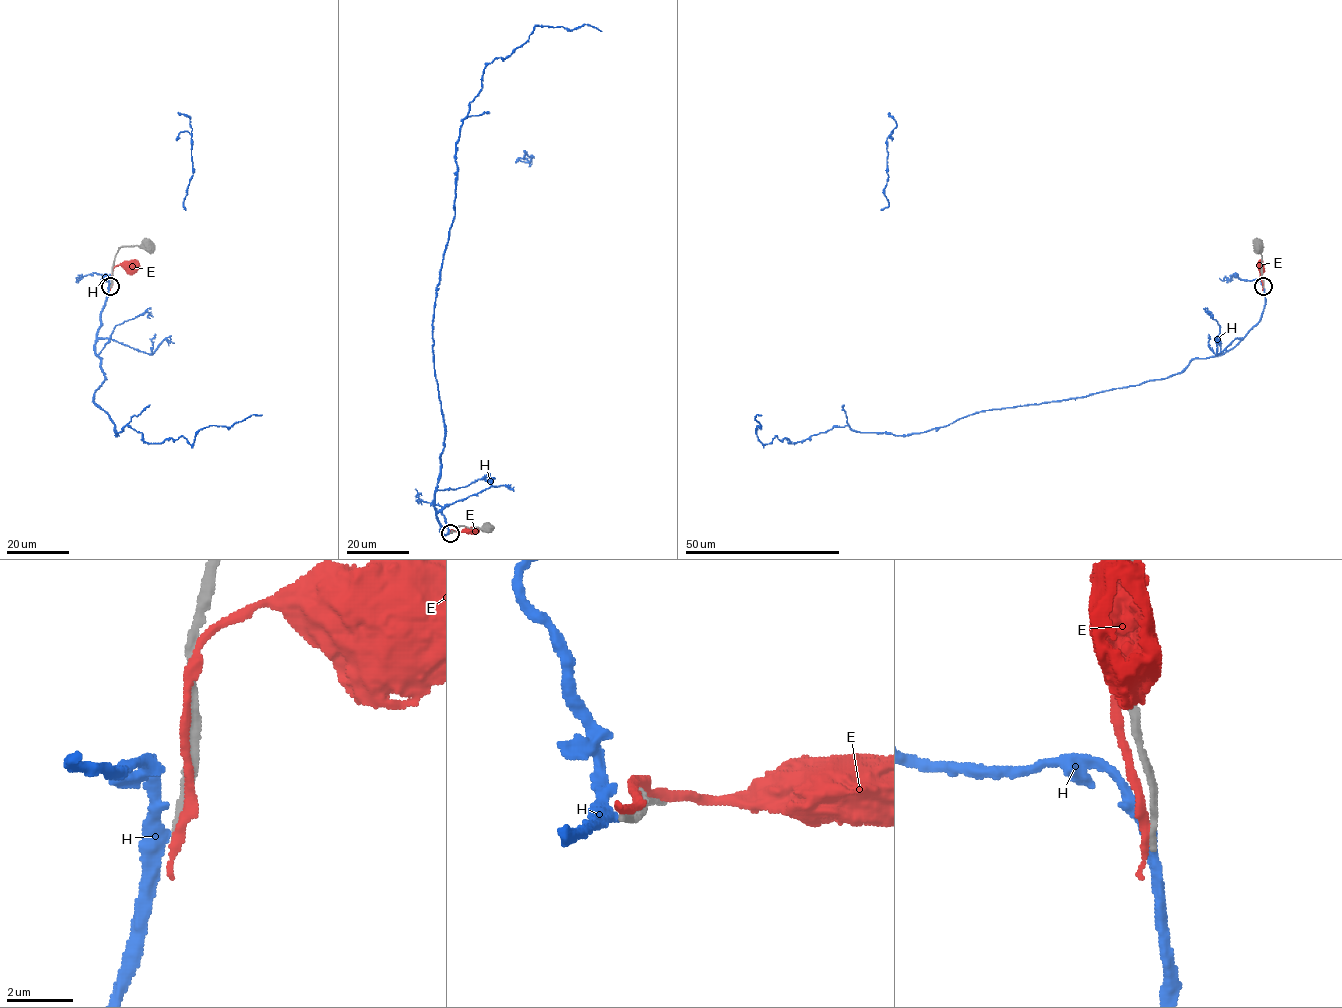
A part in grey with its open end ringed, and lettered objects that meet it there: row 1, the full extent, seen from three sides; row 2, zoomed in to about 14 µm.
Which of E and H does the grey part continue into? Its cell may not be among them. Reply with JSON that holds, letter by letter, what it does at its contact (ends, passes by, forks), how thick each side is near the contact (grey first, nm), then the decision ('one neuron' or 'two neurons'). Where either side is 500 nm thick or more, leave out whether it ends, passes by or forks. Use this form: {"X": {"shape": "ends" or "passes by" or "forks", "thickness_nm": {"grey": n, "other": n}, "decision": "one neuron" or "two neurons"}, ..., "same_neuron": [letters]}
{"E": {"shape": "passes by", "thickness_nm": {"grey": 280, "other": 240}, "decision": "two neurons"}, "H": {"shape": "passes by", "thickness_nm": {"grey": 240, "other": 360}, "decision": "one neuron"}, "same_neuron": ["H"]}

